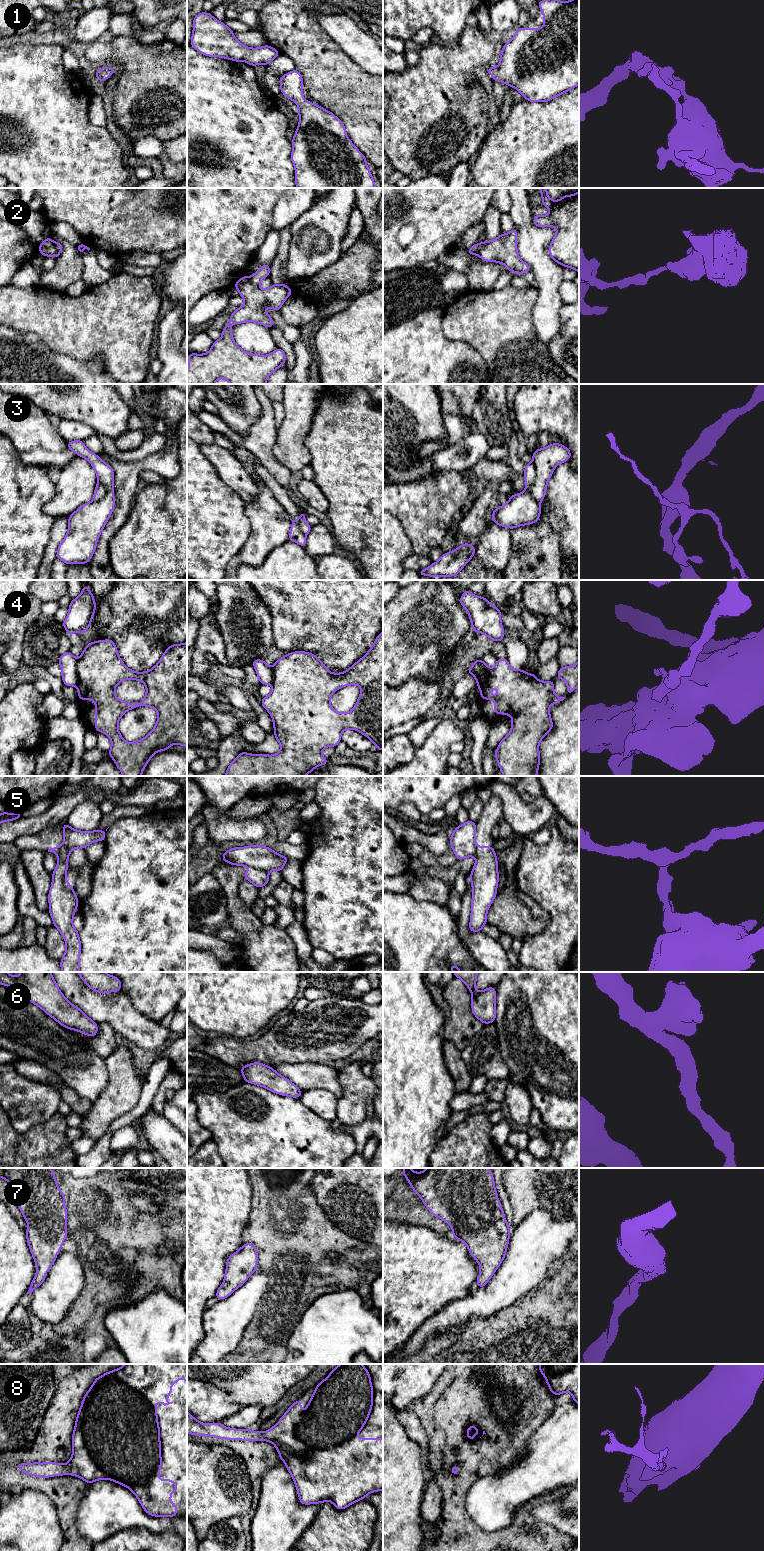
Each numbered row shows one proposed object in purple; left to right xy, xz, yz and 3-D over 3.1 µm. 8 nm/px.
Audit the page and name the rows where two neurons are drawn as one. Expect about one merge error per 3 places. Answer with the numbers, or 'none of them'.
2, 3, 4, 5

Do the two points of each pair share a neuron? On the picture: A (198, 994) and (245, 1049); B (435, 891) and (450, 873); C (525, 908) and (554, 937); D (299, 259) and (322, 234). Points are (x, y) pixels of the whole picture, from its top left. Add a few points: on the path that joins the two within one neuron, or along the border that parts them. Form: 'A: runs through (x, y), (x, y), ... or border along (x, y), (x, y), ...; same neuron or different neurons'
A: border along (221, 1035), (248, 1038); different neurons
B: border along (420, 876), (439, 878), (449, 887); different neurons
C: border along (539, 904), (549, 922), (542, 931), (524, 938); different neurons
D: runs through (305, 253), (316, 240); same neuron

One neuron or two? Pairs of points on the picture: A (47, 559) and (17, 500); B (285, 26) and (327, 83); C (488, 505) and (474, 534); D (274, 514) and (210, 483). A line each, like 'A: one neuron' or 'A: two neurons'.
A: two neurons
B: one neuron
C: one neuron
D: two neurons

